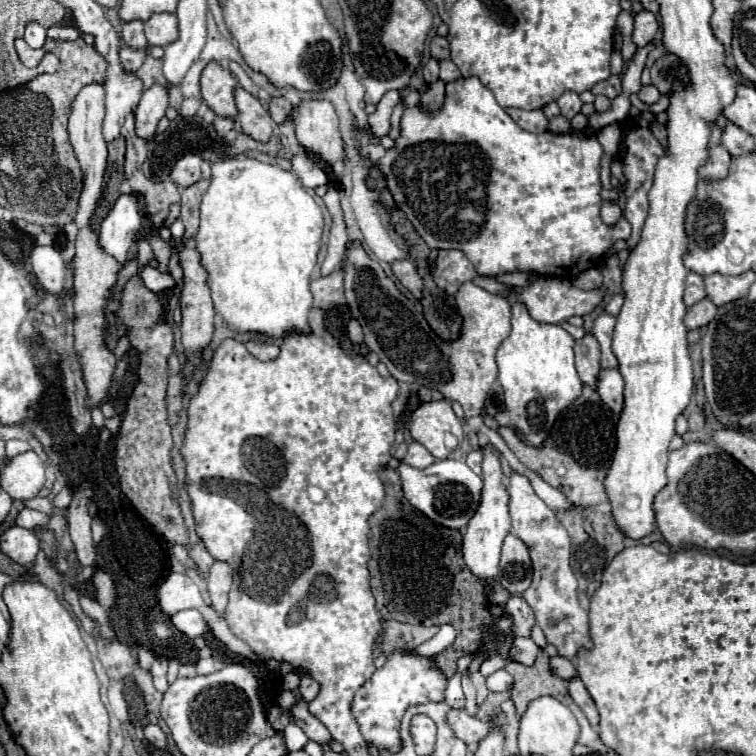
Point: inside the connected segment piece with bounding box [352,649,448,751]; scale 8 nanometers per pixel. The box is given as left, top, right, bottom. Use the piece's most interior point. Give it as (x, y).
(405, 679)

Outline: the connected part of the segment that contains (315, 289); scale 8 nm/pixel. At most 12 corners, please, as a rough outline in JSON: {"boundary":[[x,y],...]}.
{"boundary":[[344,271],[314,279],[314,307],[344,305]]}

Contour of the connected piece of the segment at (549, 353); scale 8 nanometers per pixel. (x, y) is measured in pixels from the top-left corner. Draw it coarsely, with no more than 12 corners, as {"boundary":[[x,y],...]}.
{"boundary":[[512,303],[496,353],[504,411],[540,445],[580,393],[574,339]]}

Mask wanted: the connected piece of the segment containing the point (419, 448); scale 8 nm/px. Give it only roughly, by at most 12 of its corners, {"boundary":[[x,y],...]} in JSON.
{"boundary":[[412,441],[404,463],[424,469],[434,457],[424,445]]}

